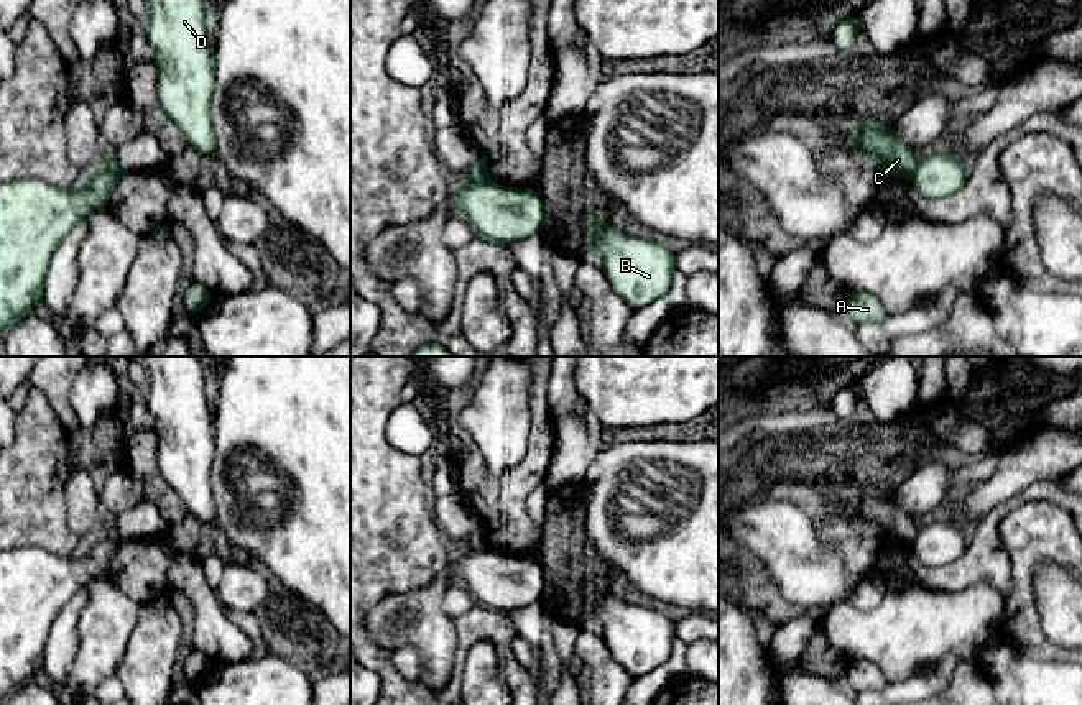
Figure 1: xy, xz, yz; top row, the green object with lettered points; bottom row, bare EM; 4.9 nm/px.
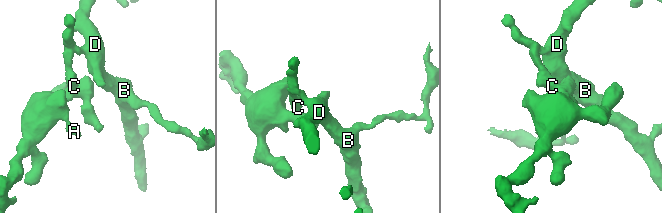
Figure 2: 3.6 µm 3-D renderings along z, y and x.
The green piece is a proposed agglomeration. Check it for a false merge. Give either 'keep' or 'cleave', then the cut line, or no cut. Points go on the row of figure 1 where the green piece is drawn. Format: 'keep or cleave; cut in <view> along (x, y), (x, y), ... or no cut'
cleave; cut in xz along (464, 178), (474, 183), (489, 183)

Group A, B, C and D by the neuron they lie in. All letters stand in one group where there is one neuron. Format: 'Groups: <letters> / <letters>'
Groups: A / B C D

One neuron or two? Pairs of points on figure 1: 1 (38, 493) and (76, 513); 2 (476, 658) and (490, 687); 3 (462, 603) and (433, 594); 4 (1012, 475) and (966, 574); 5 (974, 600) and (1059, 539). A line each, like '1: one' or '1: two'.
1: two
2: one
3: two
4: two
5: two

